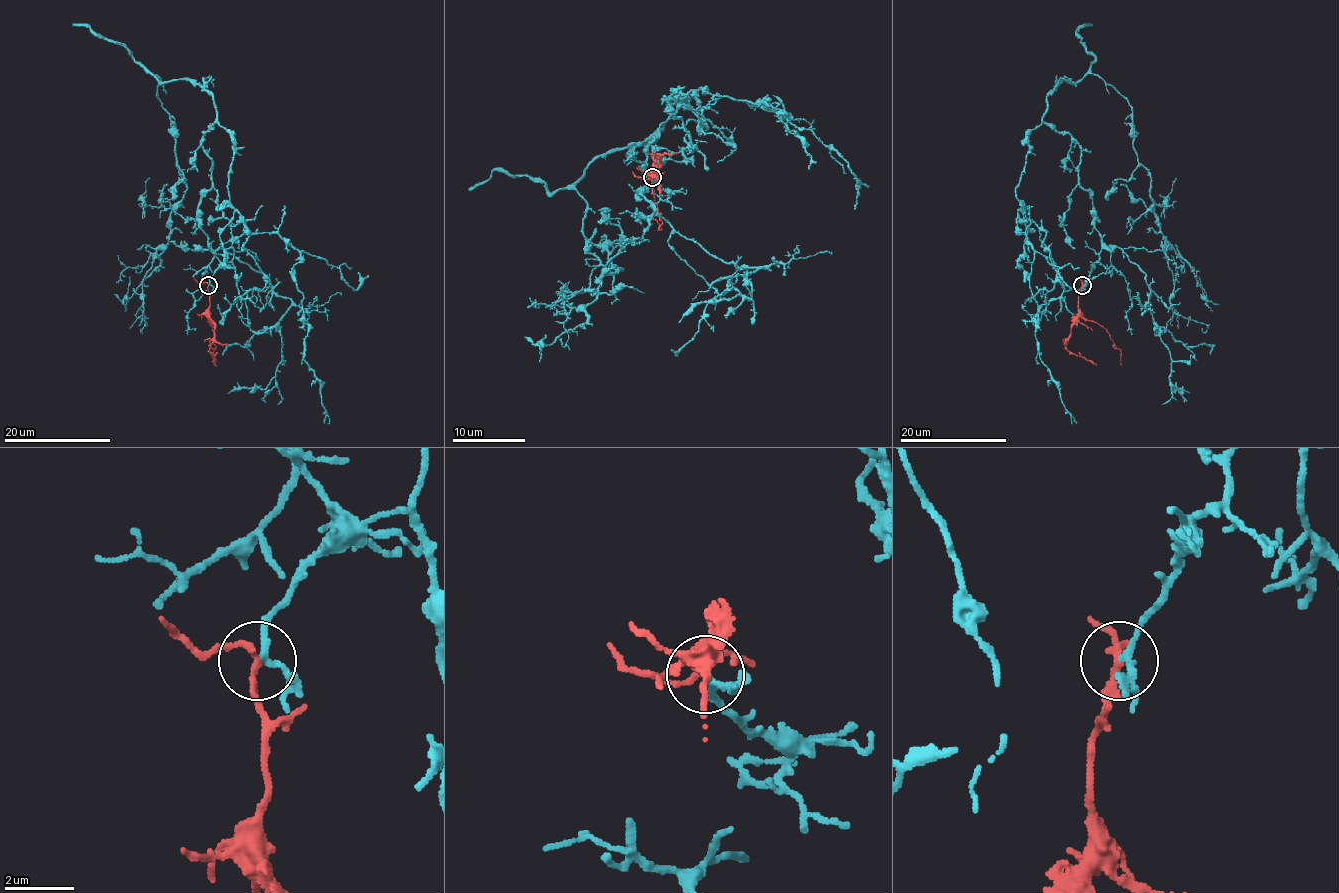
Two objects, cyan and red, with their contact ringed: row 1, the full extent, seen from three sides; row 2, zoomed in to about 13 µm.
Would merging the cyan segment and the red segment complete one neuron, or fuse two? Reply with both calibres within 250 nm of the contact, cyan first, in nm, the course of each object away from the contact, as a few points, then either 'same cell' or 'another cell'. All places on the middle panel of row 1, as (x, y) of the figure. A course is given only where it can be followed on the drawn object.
calibres 160 and 190 nm; course cyan (652, 177), (654, 202), (638, 191), (663, 123), (575, 184), (584, 235), (623, 269), (564, 296), (560, 338); course red (652, 177), (659, 163), (654, 155), (663, 197); same cell

